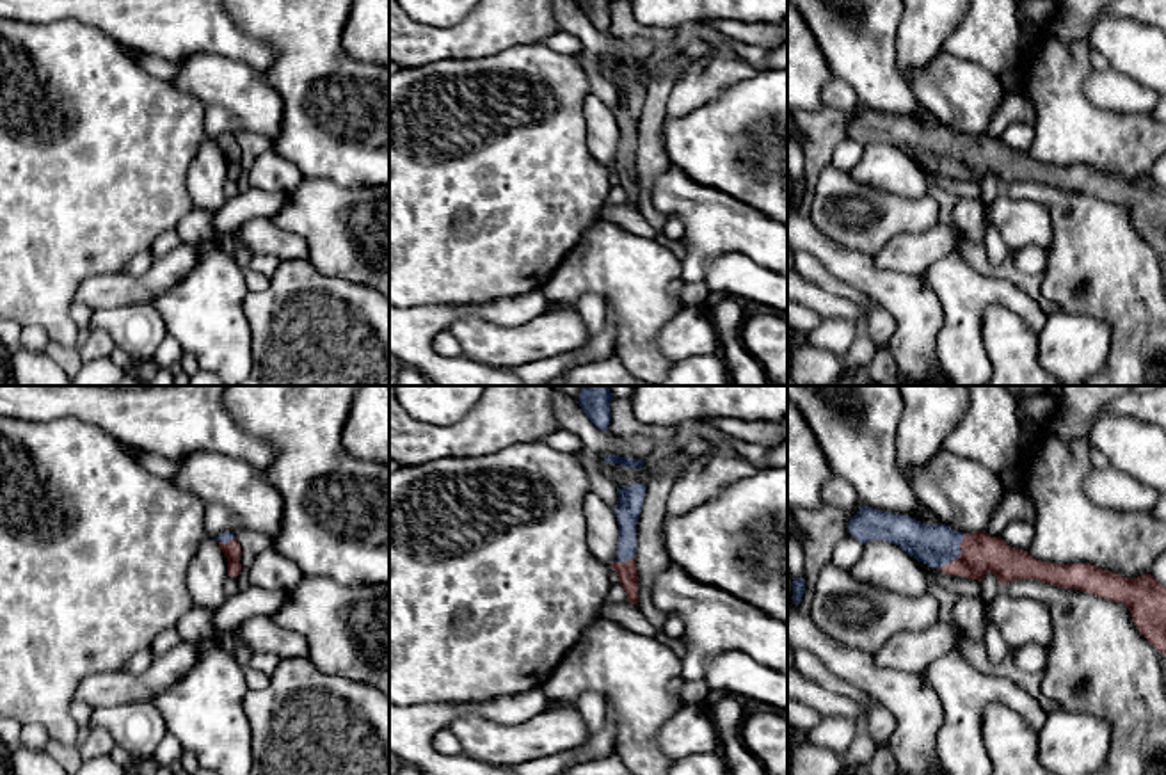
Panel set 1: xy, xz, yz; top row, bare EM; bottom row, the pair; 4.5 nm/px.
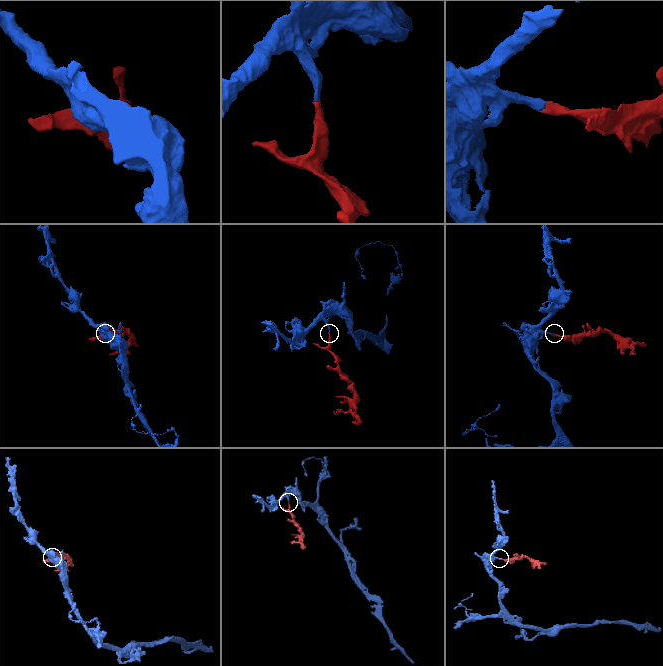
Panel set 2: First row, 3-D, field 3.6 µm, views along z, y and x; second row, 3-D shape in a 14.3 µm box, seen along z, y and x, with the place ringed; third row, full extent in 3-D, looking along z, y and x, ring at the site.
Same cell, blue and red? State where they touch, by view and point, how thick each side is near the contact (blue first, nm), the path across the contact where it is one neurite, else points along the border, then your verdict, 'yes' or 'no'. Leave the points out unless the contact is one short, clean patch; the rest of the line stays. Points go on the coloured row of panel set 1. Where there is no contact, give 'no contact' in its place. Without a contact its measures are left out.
contact yz (958, 555); calibres 190 and 180 nm; way yz (935, 544), (958, 555), (982, 553); yes

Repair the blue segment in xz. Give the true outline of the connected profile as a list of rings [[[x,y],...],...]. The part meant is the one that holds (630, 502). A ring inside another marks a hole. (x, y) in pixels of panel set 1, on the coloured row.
[[[643,483],[617,487],[619,546],[617,560],[611,571],[619,574],[619,583],[627,592],[627,601],[638,606],[638,574],[636,574],[636,524],[643,507],[647,487]]]

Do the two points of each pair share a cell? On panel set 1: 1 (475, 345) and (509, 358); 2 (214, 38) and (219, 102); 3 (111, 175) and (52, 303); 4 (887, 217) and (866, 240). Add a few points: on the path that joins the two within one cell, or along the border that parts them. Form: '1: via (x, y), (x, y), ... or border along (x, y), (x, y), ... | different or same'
1: via (484, 345), (496, 345), (500, 349) | same
2: border along (178, 63), (198, 54), (221, 54), (255, 70) | different
3: via (79, 207), (52, 233), (52, 271) | same
4: via (882, 223), (870, 235) | same

